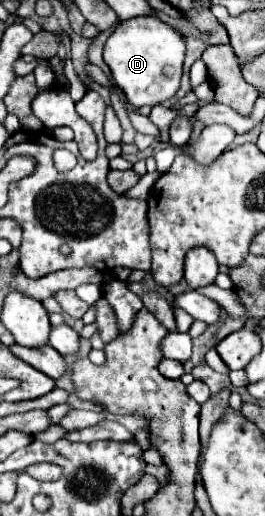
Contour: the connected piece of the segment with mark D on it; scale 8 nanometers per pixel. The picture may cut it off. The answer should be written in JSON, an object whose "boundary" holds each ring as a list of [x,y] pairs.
{"boundary":[[[134,17],[120,23],[104,45],[104,63],[110,67],[114,83],[124,91],[132,107],[152,107],[172,99],[180,89],[184,57],[184,37],[156,17]]]}

